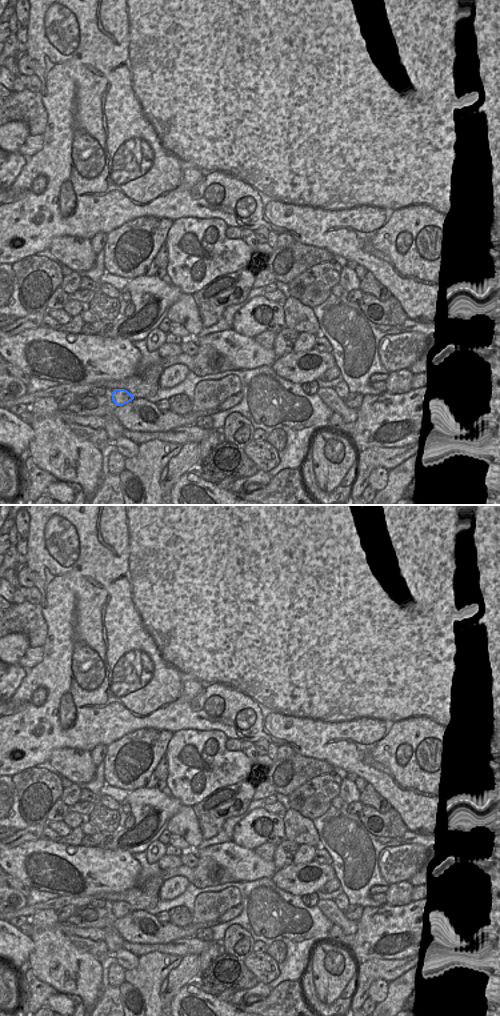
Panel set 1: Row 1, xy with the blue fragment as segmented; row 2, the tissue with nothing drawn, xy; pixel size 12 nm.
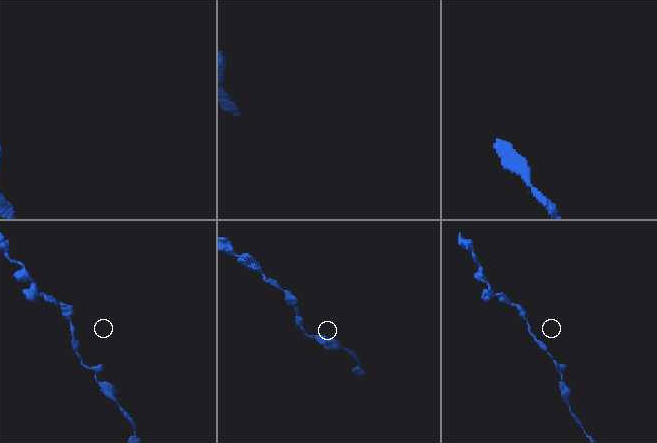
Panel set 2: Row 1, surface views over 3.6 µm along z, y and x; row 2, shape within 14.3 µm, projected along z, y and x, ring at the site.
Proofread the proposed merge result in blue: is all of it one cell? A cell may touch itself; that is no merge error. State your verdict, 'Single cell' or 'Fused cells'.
Single cell.

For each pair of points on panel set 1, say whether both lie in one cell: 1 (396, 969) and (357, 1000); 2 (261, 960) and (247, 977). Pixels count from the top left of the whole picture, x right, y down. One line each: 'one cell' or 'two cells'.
1: one cell
2: two cells

